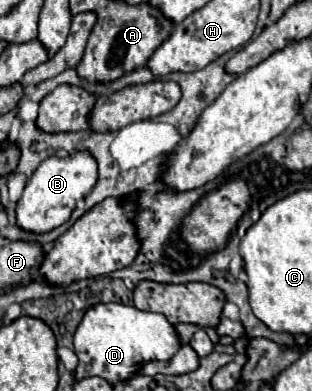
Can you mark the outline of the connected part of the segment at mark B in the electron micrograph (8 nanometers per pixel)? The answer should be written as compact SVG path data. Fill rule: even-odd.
M74 152L66 158L50 156L46 158L30 176L22 198L18 200L16 216L18 216L18 226L28 230L28 232L50 232L58 228L60 224L68 222L72 210L76 208L76 202L82 200L96 184L96 160L90 152Z

